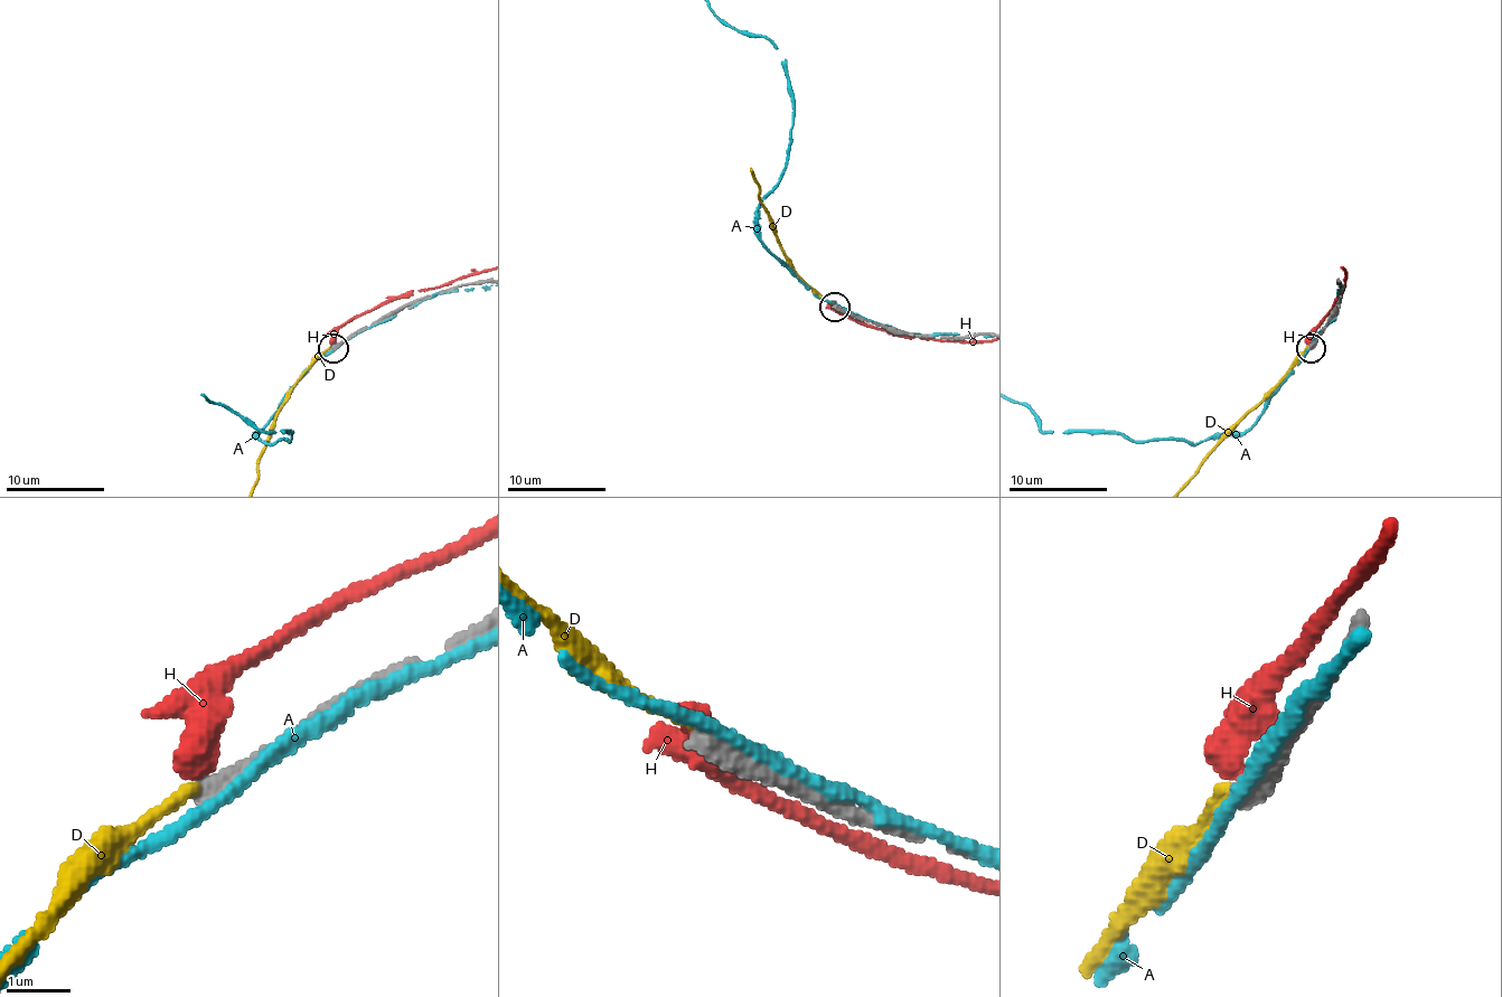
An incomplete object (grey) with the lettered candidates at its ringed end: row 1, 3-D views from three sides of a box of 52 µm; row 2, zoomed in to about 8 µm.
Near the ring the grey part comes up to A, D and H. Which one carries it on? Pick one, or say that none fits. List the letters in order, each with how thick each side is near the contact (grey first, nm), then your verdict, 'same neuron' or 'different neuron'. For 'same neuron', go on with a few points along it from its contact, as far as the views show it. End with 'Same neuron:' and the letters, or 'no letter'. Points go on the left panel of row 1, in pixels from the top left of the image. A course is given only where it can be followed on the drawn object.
A: calibres 240 and 240 nm; different neuron
D: calibres 380 and 180 nm; different neuron
H: calibres 400 and 550 nm; different neuron
Same neuron: no letter

